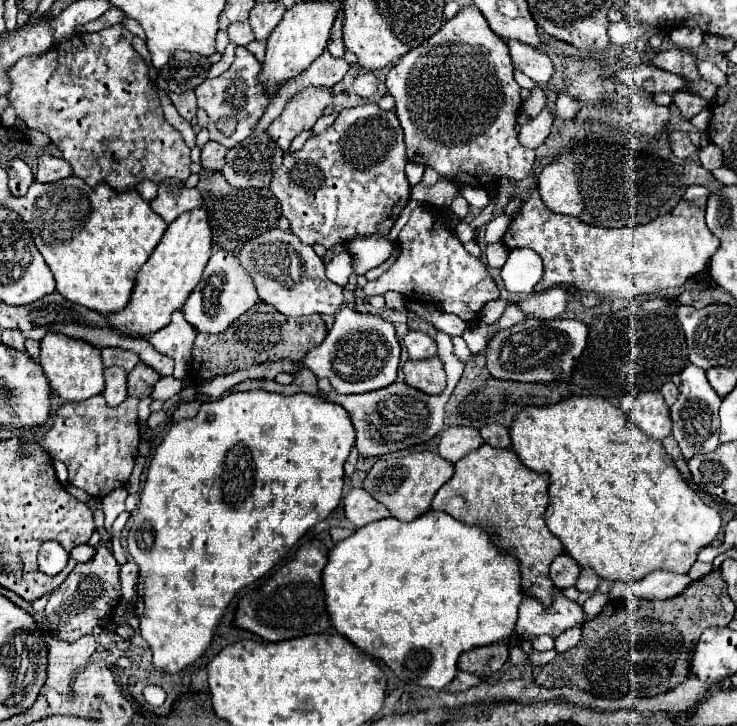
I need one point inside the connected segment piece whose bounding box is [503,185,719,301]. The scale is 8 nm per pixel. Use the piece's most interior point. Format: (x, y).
(625, 263)

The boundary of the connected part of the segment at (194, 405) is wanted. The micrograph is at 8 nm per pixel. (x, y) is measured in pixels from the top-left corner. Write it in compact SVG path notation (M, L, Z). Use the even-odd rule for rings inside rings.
M187 401L187 403L179 403L179 407L173 413L173 421L181 421L181 419L189 419L195 417L197 411L201 407L201 401Z

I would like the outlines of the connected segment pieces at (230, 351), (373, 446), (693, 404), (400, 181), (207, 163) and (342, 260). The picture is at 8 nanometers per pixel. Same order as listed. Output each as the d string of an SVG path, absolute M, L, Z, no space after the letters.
M257 303L253 305L239 321L235 321L225 333L207 335L199 333L193 345L193 359L191 359L191 379L195 383L209 381L211 377L233 373L237 369L247 369L253 363L265 363L275 359L293 359L299 361L311 347L321 345L327 335L327 327L321 315L307 315L307 317L285 317L277 313L271 305Z
M437 331L435 341L439 345L439 357L443 362L447 379L445 391L441 395L425 395L417 389L409 387L407 383L397 383L397 381L383 389L377 389L377 391L343 395L331 387L329 379L318 379L318 388L325 395L329 395L329 399L333 403L339 403L351 415L351 421L357 431L355 447L359 449L361 455L377 457L377 455L399 451L399 449L407 449L411 445L421 445L421 443L427 443L431 437L435 437L443 429L445 403L449 401L455 385L459 383L465 363L453 353L453 341L449 335Z
M687 365L681 371L679 383L679 399L671 405L671 419L673 419L673 437L679 443L681 455L689 461L695 455L711 453L719 447L719 405L721 397L709 385L705 371L697 365Z
M359 105L357 109L341 111L335 123L321 135L307 139L301 151L287 153L271 179L271 191L279 199L291 231L303 243L321 243L325 249L333 249L335 243L345 243L365 233L391 231L411 193L411 185L405 177L407 161L403 129L395 113L383 111L379 105Z
M207 141L203 145L203 169L219 169L225 163L225 153L227 149L221 143L215 141Z
M343 251L343 253L337 253L337 255L325 265L325 269L327 269L327 271L325 271L327 277L329 277L333 283L337 283L339 287L345 287L349 275L353 273L349 255L347 255L345 251Z

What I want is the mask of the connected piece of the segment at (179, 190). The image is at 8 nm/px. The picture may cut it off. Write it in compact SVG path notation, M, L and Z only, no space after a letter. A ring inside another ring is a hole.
M169 181L169 185L159 185L159 195L151 203L153 211L161 215L167 223L175 221L181 213L199 209L203 205L201 193L197 189L187 189L181 181Z

